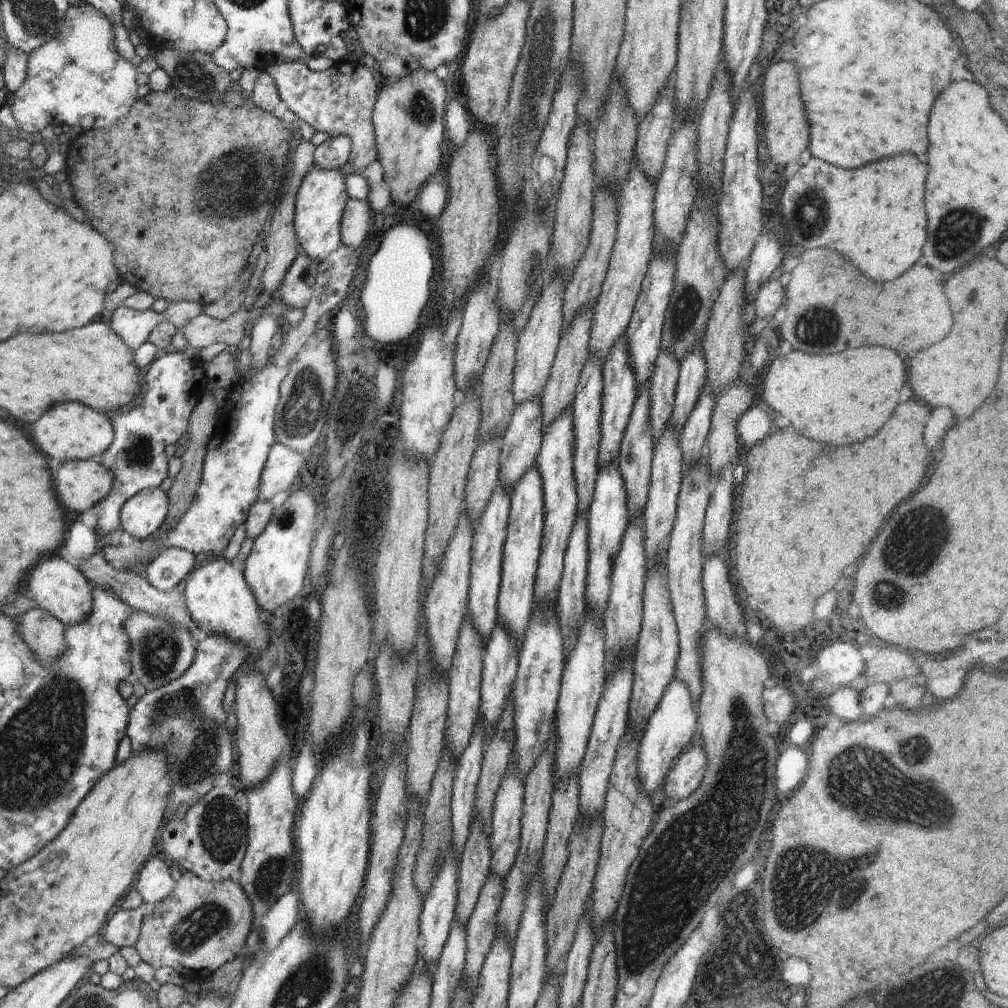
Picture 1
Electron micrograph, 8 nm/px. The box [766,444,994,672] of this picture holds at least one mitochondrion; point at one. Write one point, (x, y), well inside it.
(926, 527)

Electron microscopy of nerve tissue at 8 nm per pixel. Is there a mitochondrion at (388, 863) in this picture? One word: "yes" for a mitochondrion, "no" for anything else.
no

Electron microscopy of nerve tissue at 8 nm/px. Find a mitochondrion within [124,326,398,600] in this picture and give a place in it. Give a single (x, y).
(305, 400)

